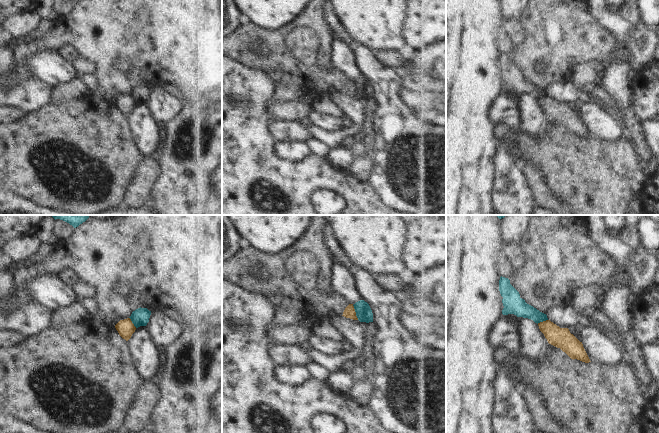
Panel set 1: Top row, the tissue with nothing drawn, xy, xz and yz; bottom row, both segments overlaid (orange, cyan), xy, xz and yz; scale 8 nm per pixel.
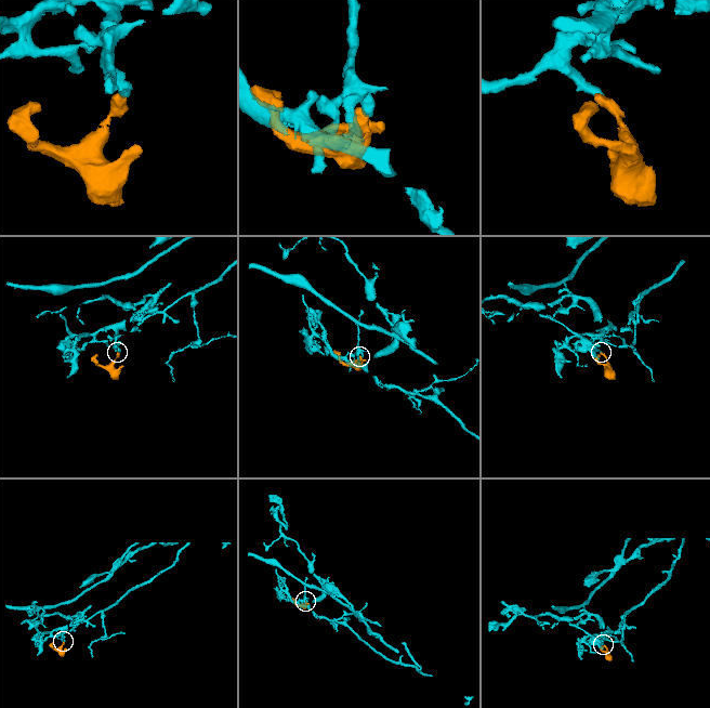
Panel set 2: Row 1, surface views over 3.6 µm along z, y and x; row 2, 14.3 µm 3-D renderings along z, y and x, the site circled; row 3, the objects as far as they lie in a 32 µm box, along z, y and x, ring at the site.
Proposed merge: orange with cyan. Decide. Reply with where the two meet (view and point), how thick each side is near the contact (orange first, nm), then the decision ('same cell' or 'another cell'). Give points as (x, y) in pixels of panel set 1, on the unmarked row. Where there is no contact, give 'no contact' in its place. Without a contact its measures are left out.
meets orange in xz at (355, 88); 90 nm thick on the orange side, 130 nm on the other; another cell

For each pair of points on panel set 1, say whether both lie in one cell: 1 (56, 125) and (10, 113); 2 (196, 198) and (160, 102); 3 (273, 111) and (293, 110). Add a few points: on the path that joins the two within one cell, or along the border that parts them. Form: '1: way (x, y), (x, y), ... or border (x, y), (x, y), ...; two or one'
1: border (26, 112), (21, 117), (10, 122); two
2: border (182, 103), (182, 108), (165, 123); two
3: way (278, 111), (288, 111); one

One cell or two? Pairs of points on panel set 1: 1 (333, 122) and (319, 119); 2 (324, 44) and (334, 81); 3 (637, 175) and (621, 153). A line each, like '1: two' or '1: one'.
1: one
2: two
3: one

